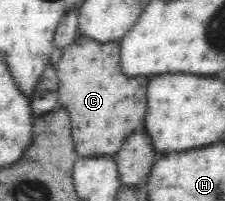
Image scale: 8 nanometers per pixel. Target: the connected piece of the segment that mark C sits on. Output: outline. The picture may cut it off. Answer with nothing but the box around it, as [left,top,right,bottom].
[56,36,148,160]

